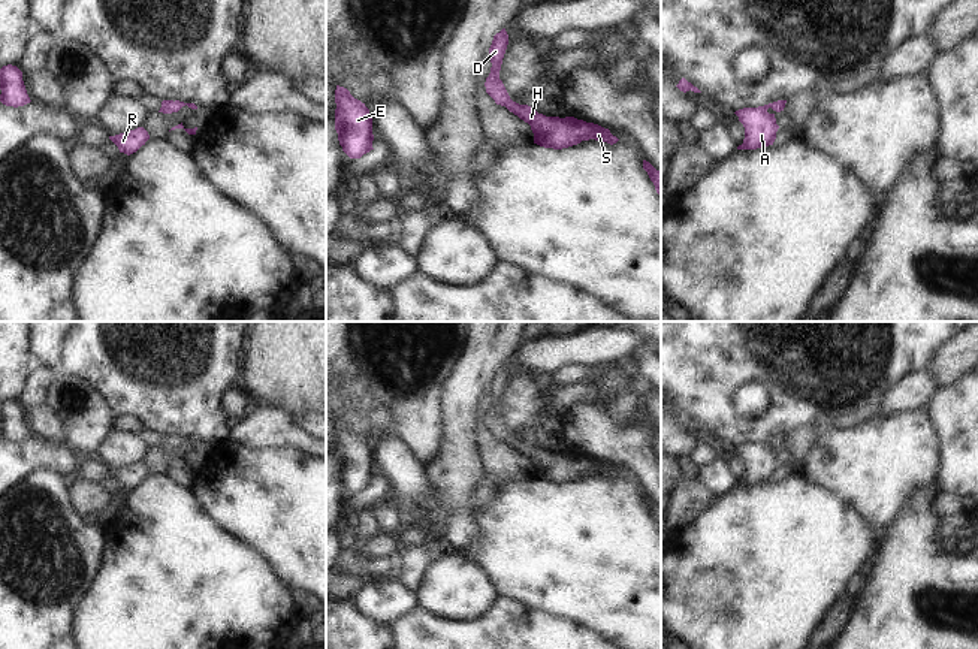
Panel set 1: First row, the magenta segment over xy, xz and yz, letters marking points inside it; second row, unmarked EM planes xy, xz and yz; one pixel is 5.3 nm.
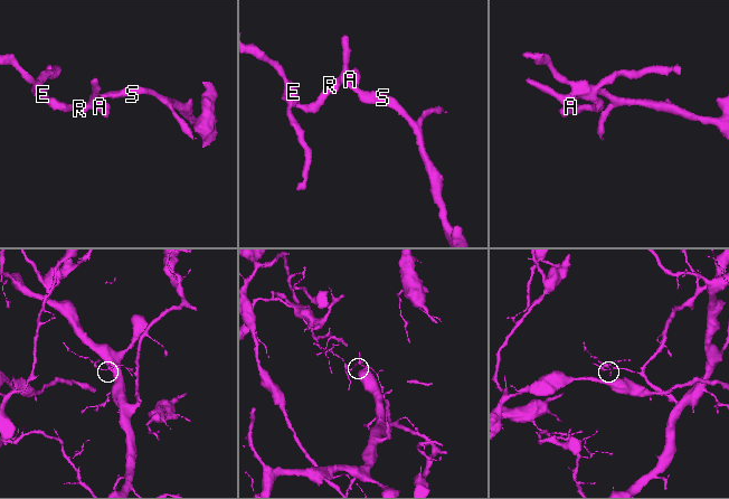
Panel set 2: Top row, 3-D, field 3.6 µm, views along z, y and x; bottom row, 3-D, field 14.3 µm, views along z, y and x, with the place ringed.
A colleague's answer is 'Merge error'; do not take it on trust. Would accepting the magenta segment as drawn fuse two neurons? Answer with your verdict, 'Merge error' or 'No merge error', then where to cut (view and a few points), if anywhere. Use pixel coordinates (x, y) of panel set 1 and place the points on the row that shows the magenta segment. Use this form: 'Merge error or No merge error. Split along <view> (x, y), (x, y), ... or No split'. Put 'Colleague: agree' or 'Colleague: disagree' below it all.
No merge error. No split.
Colleague: disagree

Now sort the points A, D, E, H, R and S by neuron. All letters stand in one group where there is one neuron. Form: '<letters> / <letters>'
A D E H R S

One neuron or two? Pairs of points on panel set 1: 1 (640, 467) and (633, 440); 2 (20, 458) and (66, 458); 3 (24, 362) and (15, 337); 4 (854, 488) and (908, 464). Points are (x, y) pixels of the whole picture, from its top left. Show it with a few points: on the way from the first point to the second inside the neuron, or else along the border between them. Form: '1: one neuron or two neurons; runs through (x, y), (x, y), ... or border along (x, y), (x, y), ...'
1: one neuron; runs through (640, 461), (633, 446)
2: one neuron; runs through (32, 458), (54, 458)
3: one neuron; runs through (18, 356), (15, 353), (15, 343)
4: one neuron; runs through (868, 474), (878, 464), (895, 464)

